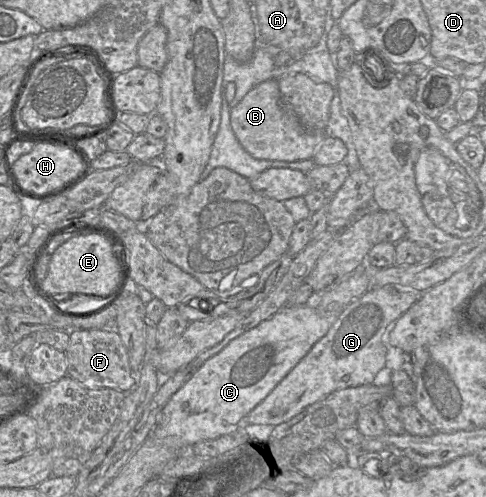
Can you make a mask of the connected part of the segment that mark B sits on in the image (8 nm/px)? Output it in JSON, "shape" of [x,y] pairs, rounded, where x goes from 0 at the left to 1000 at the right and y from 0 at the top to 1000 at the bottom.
{"shape":[[[553,159],[514,181],[477,217],[473,245],[498,296],[535,322],[607,326],[642,320],[669,278],[669,268],[634,264],[611,233],[584,213],[568,159]]]}

